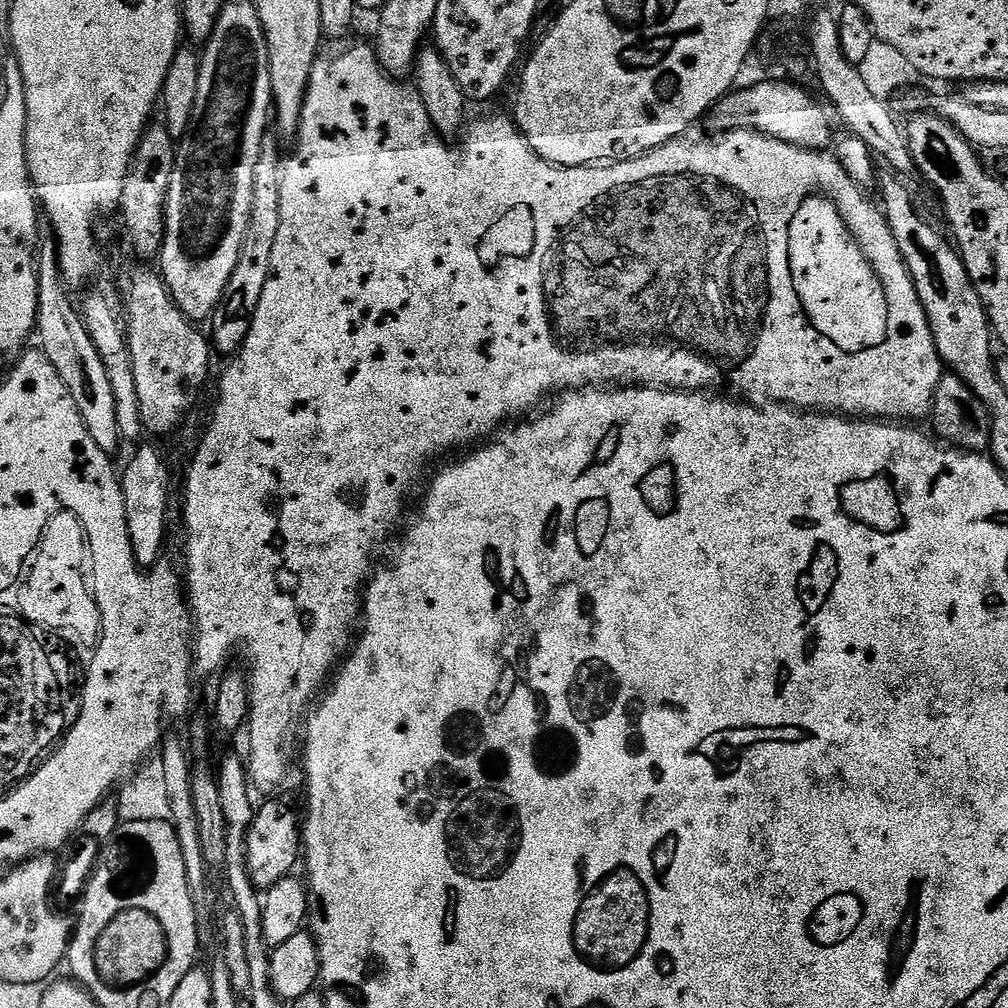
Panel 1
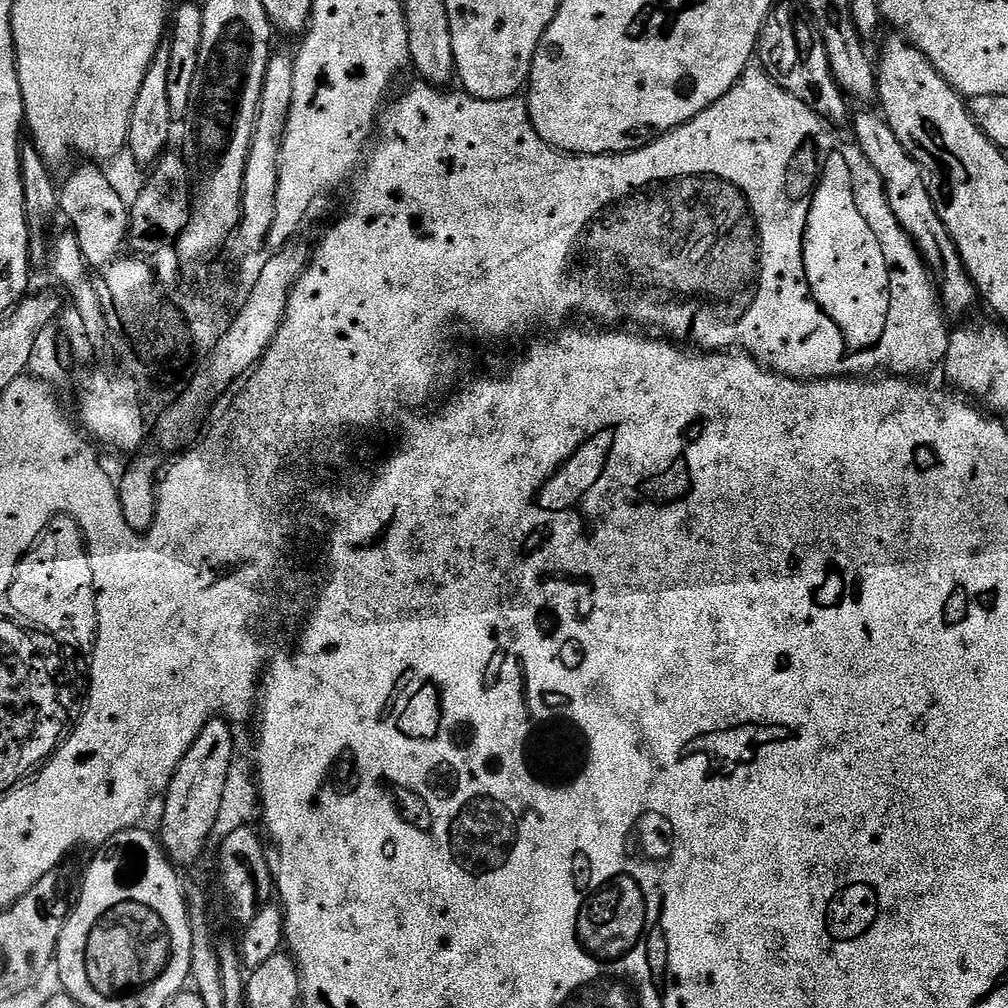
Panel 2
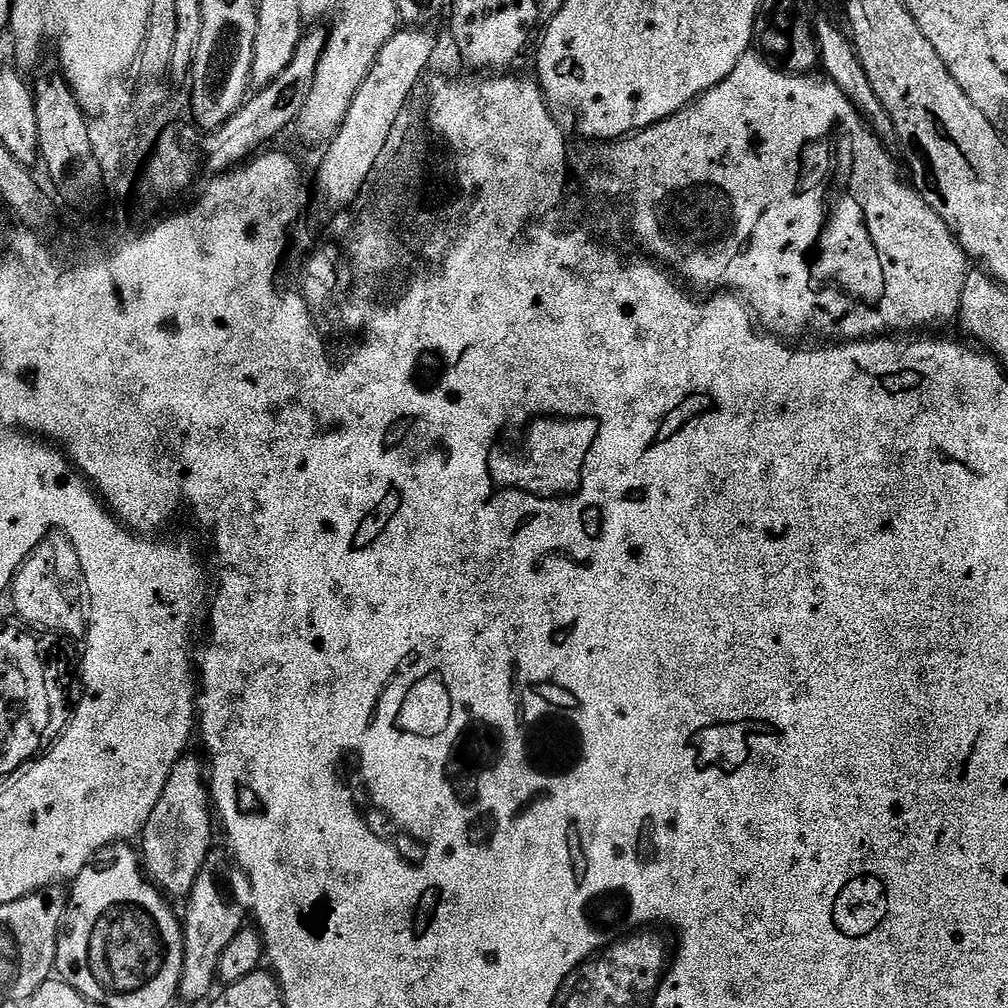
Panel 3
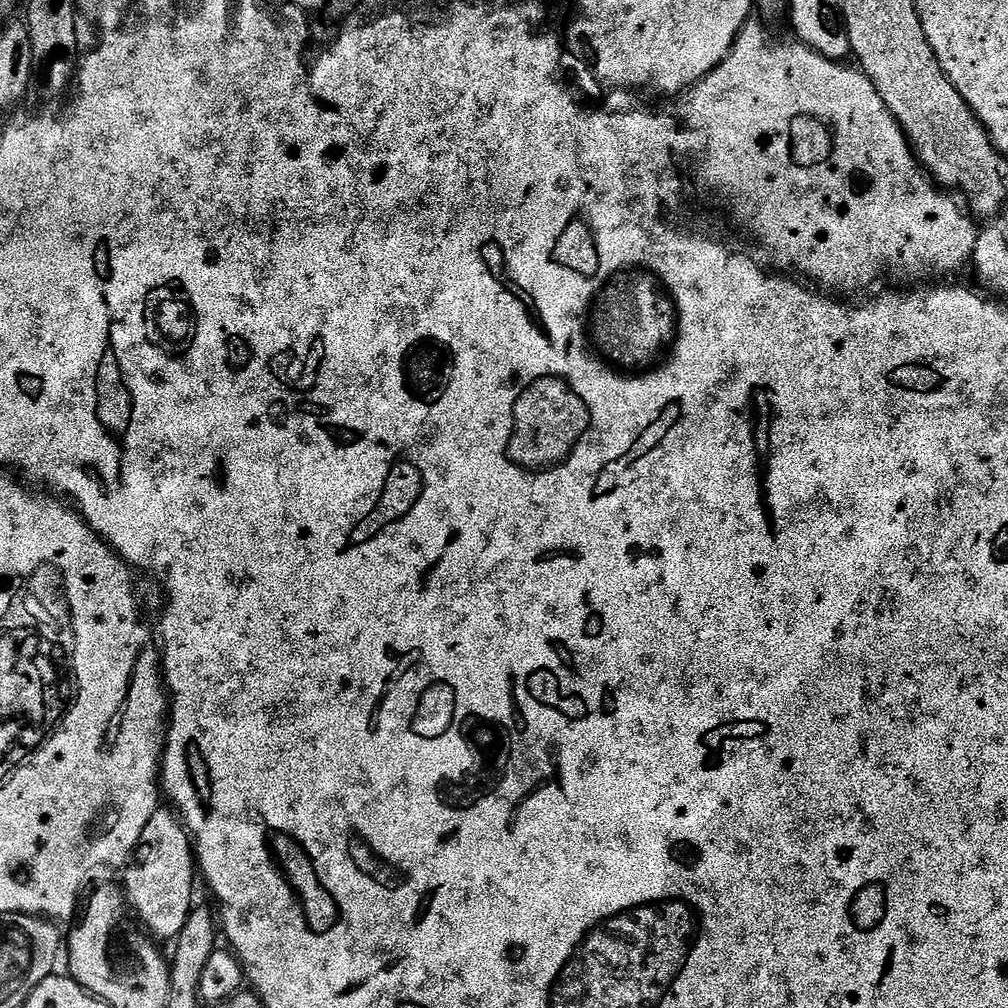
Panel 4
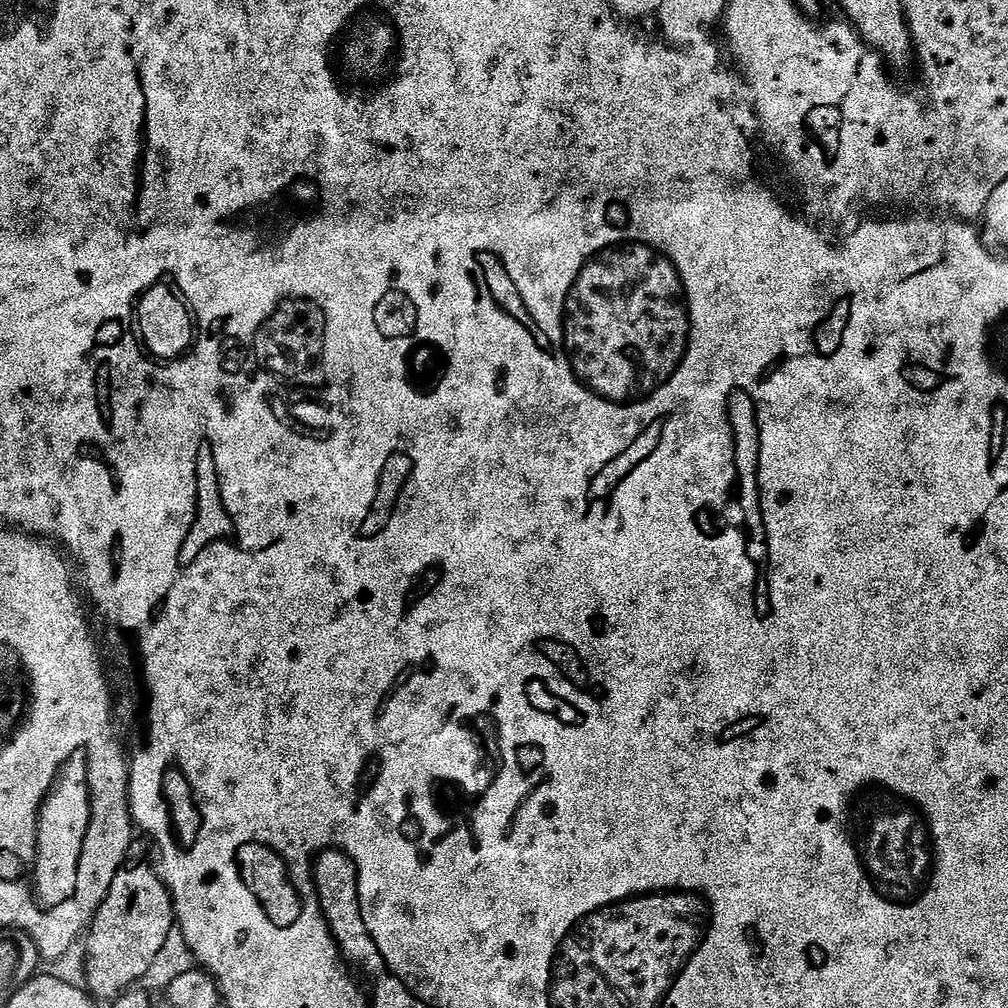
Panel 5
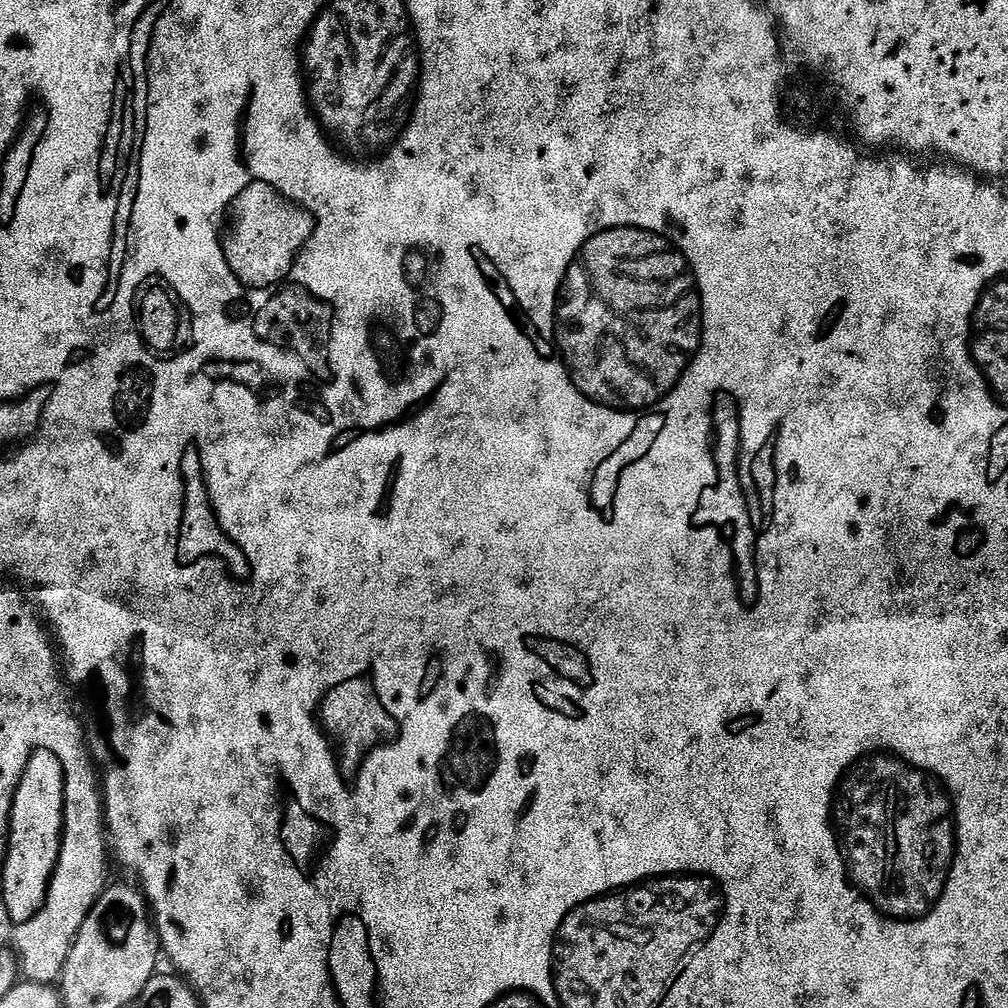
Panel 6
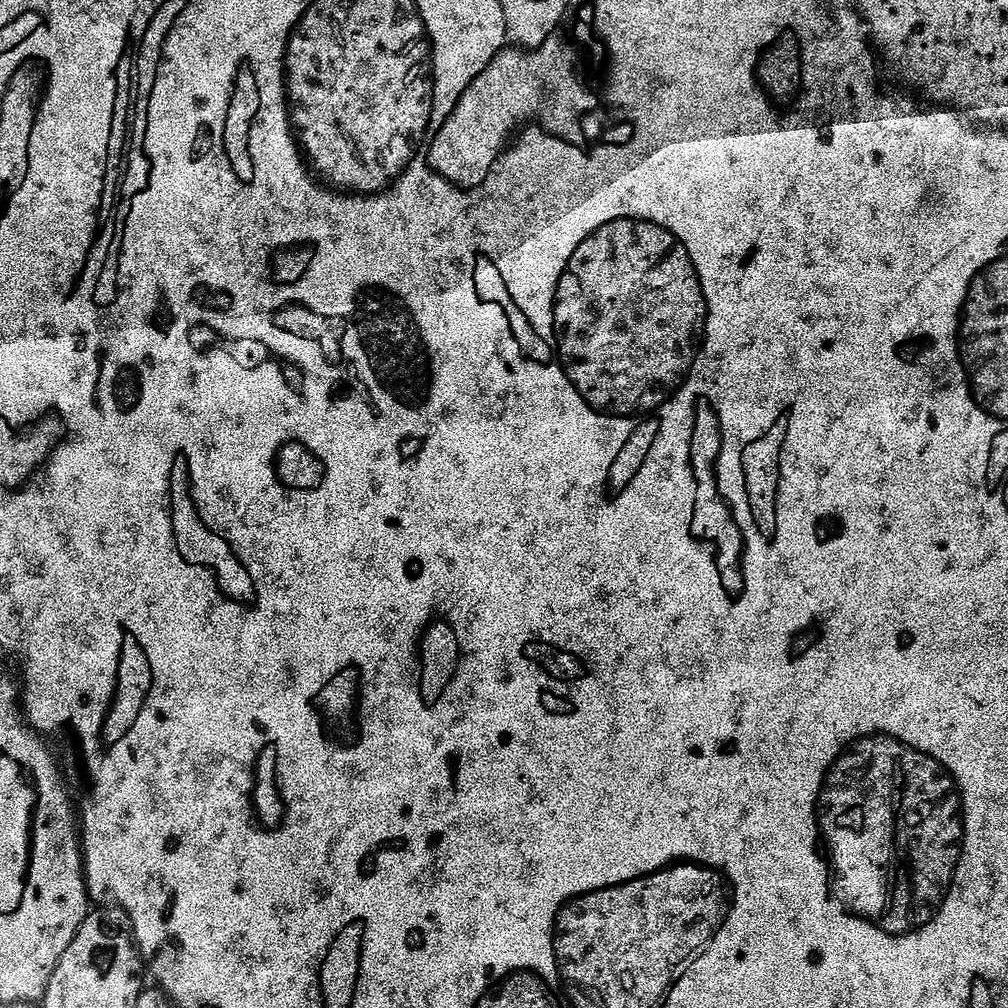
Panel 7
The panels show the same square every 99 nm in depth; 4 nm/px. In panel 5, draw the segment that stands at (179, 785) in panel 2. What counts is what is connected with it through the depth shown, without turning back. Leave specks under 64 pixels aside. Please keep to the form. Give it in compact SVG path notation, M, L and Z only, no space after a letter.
M129 863L127 866L120 869L116 873L116 877L112 880L112 883L108 886L108 893L106 898L100 903L100 908L97 910L96 915L93 916L90 927L86 932L86 940L88 936L88 984L86 988L93 997L101 998L100 996L108 996L107 998L116 998L121 994L129 991L133 987L132 984L135 980L140 980L148 971L152 968L152 963L160 956L160 951L168 944L168 939L171 938L172 932L174 936L174 925L176 924L176 908L172 905L172 893L168 891L168 885L164 883L163 875L155 867L152 868L148 864L132 864Z

